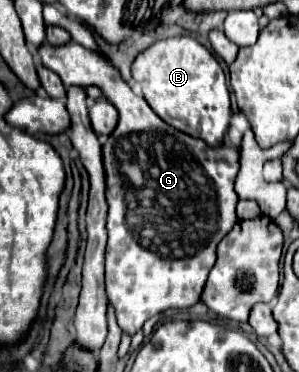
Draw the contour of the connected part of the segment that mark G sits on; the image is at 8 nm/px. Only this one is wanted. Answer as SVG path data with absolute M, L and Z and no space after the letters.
M70 41L66 47L50 47L48 43L44 43L40 49L38 49L38 55L42 57L42 63L52 69L66 87L70 85L80 85L80 87L90 87L90 85L96 85L102 89L102 93L106 95L106 99L118 109L118 125L116 129L112 131L112 135L108 137L108 141L102 145L102 161L104 161L104 173L106 173L106 203L108 203L108 245L106 245L106 291L108 291L108 299L110 299L110 305L114 307L116 311L116 319L118 319L118 325L122 331L134 335L138 329L142 329L144 321L150 319L152 315L156 313L162 313L166 309L186 309L194 303L200 301L200 293L202 293L202 287L208 279L208 273L210 269L214 267L214 261L216 261L216 245L220 243L220 239L230 231L230 227L234 227L234 223L238 221L236 217L236 203L238 203L238 195L234 191L234 181L236 181L236 175L240 171L240 151L238 147L232 147L228 145L226 141L218 147L208 147L202 139L196 139L196 137L190 137L174 127L170 127L168 123L164 123L152 109L150 105L146 103L144 97L136 95L130 85L122 79L120 71L112 65L112 61L108 57L104 57L102 53L98 51L92 51L92 49L86 49L82 47L80 43L74 43Z

